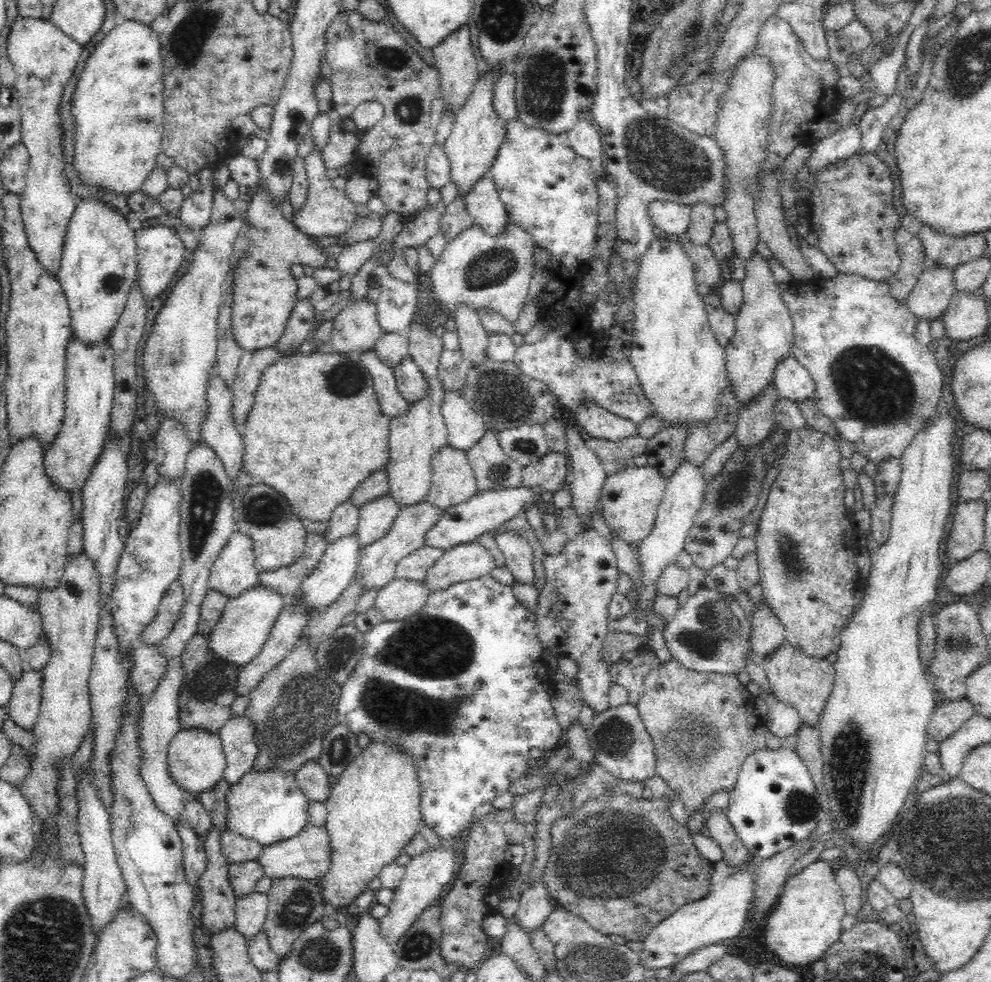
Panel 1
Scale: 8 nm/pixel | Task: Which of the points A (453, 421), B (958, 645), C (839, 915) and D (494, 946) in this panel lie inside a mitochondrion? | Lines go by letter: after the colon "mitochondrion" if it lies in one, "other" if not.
A: other
B: mitochondrion
C: other
D: other

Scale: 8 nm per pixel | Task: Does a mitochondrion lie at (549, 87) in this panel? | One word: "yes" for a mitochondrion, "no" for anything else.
yes

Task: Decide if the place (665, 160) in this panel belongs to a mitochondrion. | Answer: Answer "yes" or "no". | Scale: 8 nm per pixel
yes

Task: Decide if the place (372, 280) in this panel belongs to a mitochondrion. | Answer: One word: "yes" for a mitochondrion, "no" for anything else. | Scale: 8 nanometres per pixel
no

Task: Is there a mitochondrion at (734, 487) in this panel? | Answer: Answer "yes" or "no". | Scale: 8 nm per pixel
yes

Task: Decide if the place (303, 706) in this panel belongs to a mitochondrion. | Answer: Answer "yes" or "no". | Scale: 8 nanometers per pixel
yes

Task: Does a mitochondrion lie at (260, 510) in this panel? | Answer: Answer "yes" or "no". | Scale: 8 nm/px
yes

